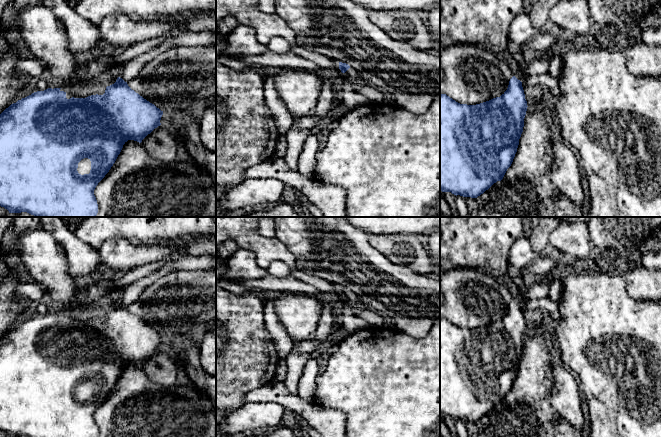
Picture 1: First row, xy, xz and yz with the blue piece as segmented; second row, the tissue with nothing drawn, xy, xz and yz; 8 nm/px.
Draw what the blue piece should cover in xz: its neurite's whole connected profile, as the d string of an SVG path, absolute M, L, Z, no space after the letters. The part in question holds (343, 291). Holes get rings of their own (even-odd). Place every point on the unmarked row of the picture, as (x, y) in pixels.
M339 286L339 293L344 297L348 303L359 303L362 302L360 297L355 293L351 292L348 288Z

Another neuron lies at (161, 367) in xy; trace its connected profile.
M160 349L141 366L147 377L163 386L176 383L178 365L174 356L167 349Z

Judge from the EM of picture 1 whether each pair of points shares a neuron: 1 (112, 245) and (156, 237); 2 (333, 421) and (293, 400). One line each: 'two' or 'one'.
1: two
2: one

